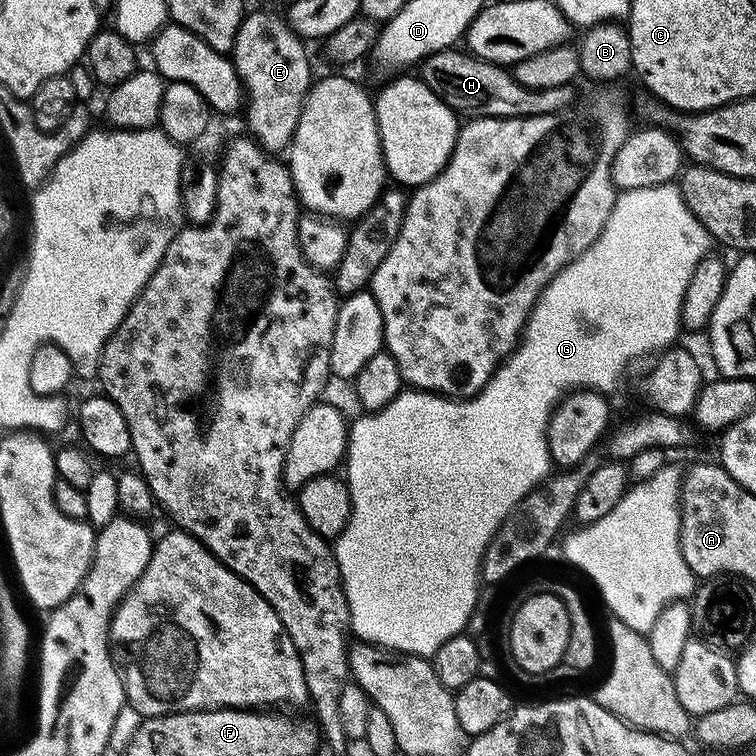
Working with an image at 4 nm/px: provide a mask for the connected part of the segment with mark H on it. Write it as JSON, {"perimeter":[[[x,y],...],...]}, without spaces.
{"perimeter":[[[453,46],[421,60],[418,65],[418,79],[426,86],[430,86],[432,93],[442,98],[442,102],[446,102],[446,106],[461,117],[485,116],[499,120],[513,120],[547,116],[565,112],[577,103],[576,86],[573,83],[548,88],[531,88],[518,82],[505,65],[492,64],[472,55],[468,50],[459,52],[460,50],[459,47]]]}

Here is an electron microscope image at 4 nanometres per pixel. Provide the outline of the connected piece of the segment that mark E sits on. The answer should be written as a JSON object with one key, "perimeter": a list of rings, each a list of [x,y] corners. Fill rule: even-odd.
{"perimeter":[[[252,12],[238,26],[238,38],[230,53],[232,65],[244,85],[248,128],[253,140],[267,152],[280,154],[292,143],[298,118],[304,109],[304,99],[314,83],[308,65],[305,41],[288,25],[287,19],[276,12]]]}

